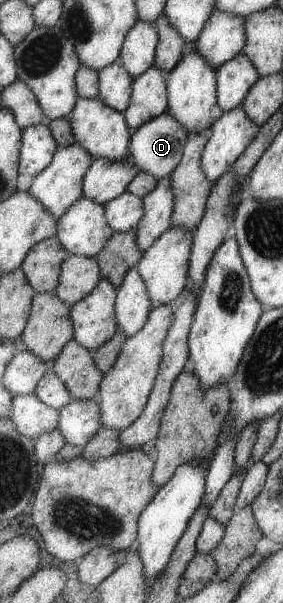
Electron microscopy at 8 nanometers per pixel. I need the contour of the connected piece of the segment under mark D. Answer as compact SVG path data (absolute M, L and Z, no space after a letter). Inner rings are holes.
M165 113L132 135L131 162L141 171L151 173L158 180L172 176L181 164L188 145L188 130L171 113Z

